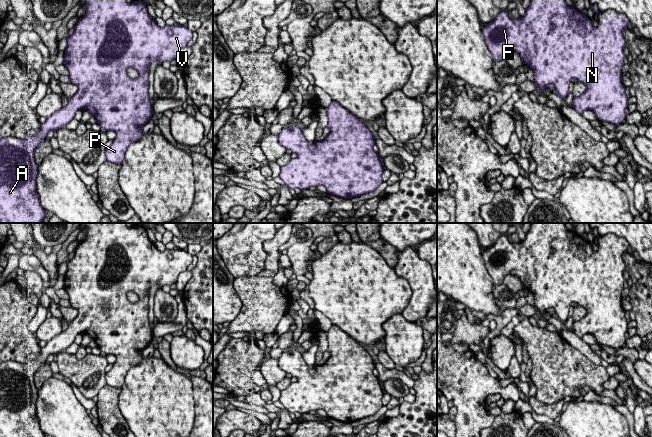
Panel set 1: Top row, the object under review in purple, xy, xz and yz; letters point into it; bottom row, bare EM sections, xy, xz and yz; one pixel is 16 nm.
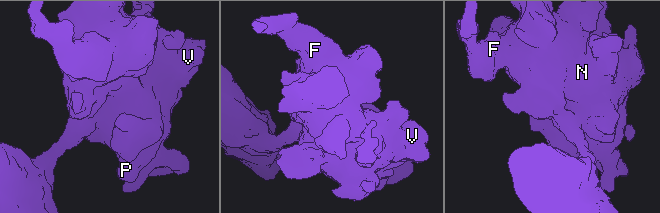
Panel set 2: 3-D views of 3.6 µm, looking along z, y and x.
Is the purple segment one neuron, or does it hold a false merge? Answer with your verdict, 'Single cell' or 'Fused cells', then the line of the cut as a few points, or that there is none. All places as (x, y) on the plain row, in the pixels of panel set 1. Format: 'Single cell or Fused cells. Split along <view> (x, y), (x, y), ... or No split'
Single cell. No split

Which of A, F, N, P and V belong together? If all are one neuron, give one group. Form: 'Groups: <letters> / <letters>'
Groups: A F N P V

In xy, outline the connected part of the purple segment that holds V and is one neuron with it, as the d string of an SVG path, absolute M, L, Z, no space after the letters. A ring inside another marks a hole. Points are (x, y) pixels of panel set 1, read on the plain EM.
M84 223L87 228L86 239L79 243L78 247L74 251L74 257L67 264L67 272L65 274L63 288L69 295L70 306L78 310L78 315L76 318L68 324L68 328L56 335L52 340L48 341L46 346L41 349L41 355L34 360L30 360L27 363L16 363L16 368L11 369L8 362L0 363L0 437L46 437L42 432L39 419L37 417L36 401L38 398L38 389L35 386L34 374L35 372L47 361L49 356L53 356L60 352L65 351L75 340L75 337L82 332L88 334L96 343L97 347L101 352L106 355L113 354L116 357L116 365L109 371L106 372L105 379L108 385L120 388L124 384L127 372L135 365L141 363L143 359L143 350L151 343L154 335L150 328L148 313L149 313L149 291L153 285L157 285L158 289L162 288L164 285L171 285L176 283L178 275L181 272L187 270L188 266L192 263L192 255L183 249L166 249L165 251L159 251L155 244L148 238L146 228L142 225L134 225L128 227L127 223ZM129 291L134 292L138 295L139 300L136 303L132 303L127 298L127 293Z

